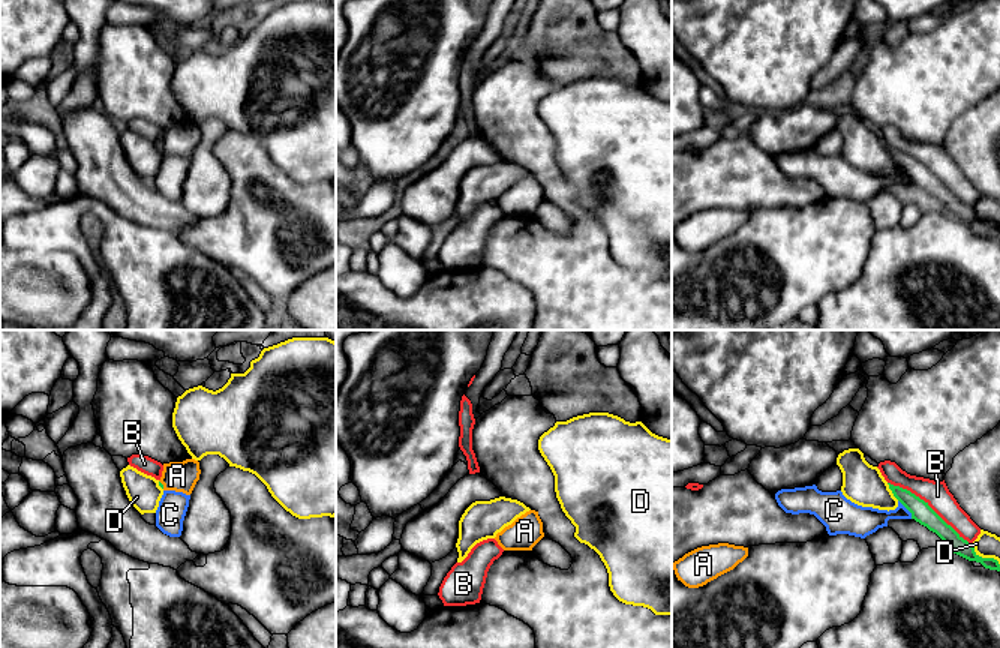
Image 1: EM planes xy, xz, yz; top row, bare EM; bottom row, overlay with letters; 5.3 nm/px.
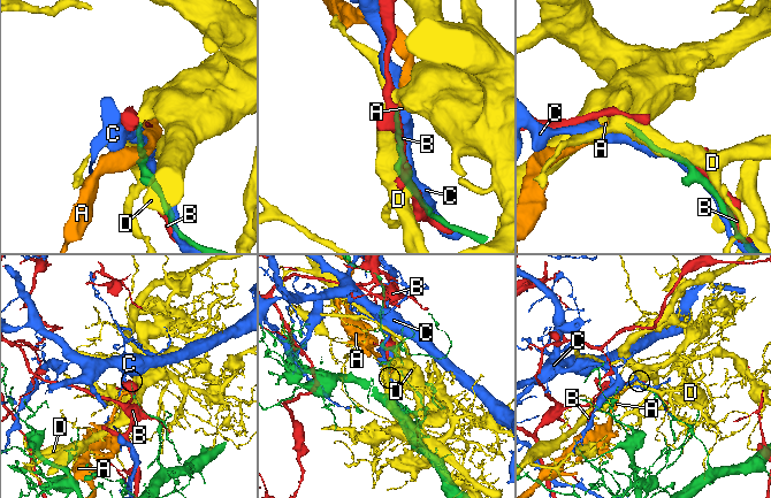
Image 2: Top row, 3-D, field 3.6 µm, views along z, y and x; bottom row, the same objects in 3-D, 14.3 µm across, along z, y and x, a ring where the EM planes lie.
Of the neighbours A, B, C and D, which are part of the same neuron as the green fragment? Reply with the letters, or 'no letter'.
no letter

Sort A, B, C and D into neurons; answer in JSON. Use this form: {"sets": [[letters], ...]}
{"sets": [["A"], ["B"], ["C"], ["D"]]}

